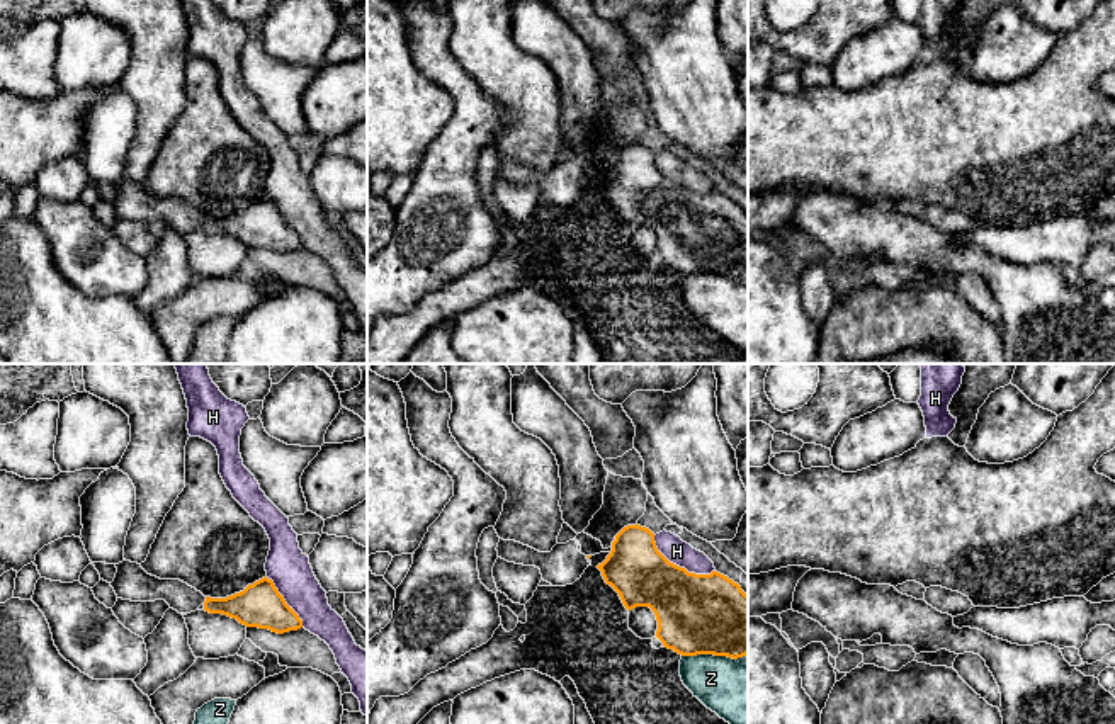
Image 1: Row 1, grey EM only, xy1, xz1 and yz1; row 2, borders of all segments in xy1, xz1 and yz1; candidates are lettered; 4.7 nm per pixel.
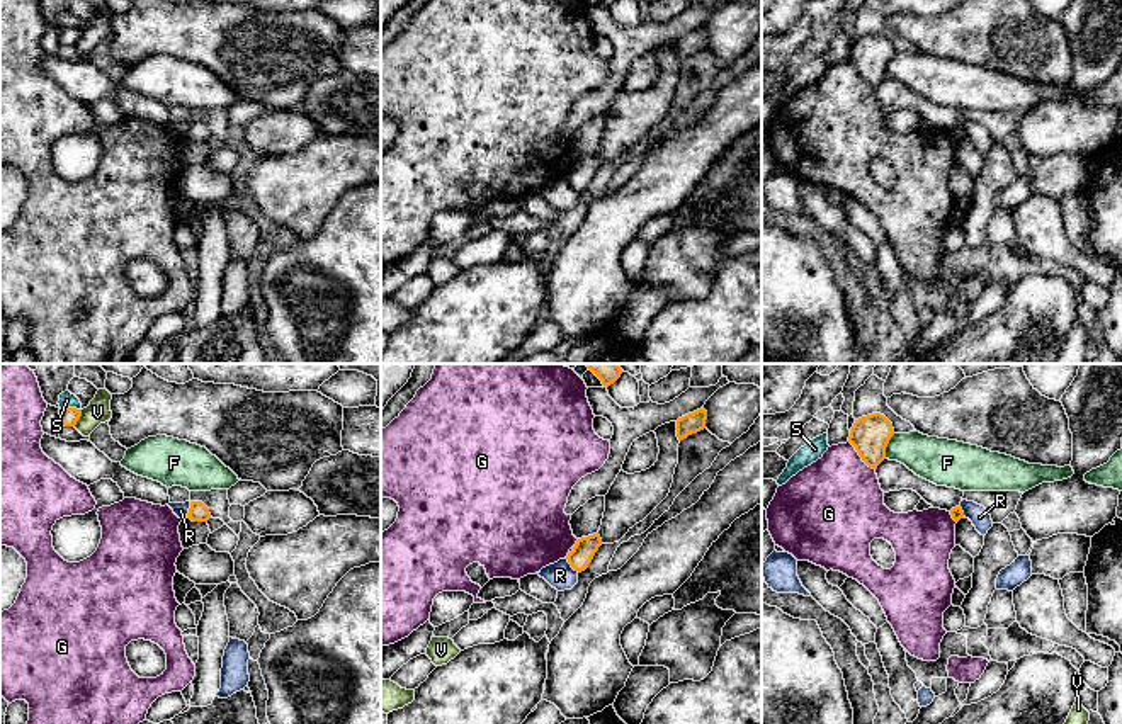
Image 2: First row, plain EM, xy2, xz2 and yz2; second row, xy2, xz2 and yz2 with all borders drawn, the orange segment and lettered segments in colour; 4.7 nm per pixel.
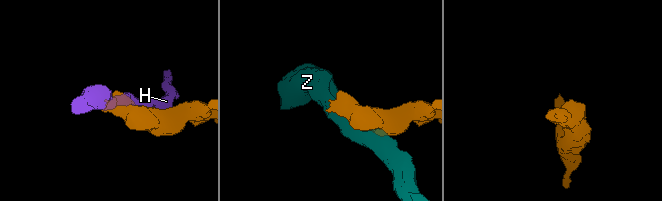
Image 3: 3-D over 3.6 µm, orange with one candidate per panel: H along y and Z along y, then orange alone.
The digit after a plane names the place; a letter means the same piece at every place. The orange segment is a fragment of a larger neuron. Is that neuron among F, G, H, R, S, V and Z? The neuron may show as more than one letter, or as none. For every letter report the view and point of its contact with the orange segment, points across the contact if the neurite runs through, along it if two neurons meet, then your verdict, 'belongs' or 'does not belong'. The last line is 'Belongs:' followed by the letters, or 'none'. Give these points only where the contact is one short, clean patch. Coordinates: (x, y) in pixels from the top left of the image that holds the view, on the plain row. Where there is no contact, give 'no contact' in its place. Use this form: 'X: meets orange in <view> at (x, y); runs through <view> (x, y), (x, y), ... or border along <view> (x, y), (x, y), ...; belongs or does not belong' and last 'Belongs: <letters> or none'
F: meets orange in yz2 at (886, 65); does not belong
G: meets orange in yz2 at (859, 73); does not belong
H: meets orange in xz1 at (679, 186); does not belong
R: meets orange in xz2 at (572, 186); border along xz2 (565, 177), (578, 191); does not belong
S: meets orange in xy2 at (72, 28); does not belong
V: meets orange in xy2 at (79, 38); does not belong
Z: meets orange in xz1 at (714, 274); does not belong
Belongs: none

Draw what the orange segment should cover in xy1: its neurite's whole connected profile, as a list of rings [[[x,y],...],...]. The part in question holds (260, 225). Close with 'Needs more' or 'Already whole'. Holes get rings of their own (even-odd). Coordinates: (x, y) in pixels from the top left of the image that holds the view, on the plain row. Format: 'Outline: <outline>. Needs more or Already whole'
Outline: [[[122,180],[110,206],[117,218],[131,221],[165,219],[178,233],[190,233],[202,224],[209,233],[223,233],[246,246],[269,248],[277,253],[303,246],[299,235],[267,195],[226,218],[204,216],[180,199],[160,199],[148,194],[141,184]]]. Needs more

